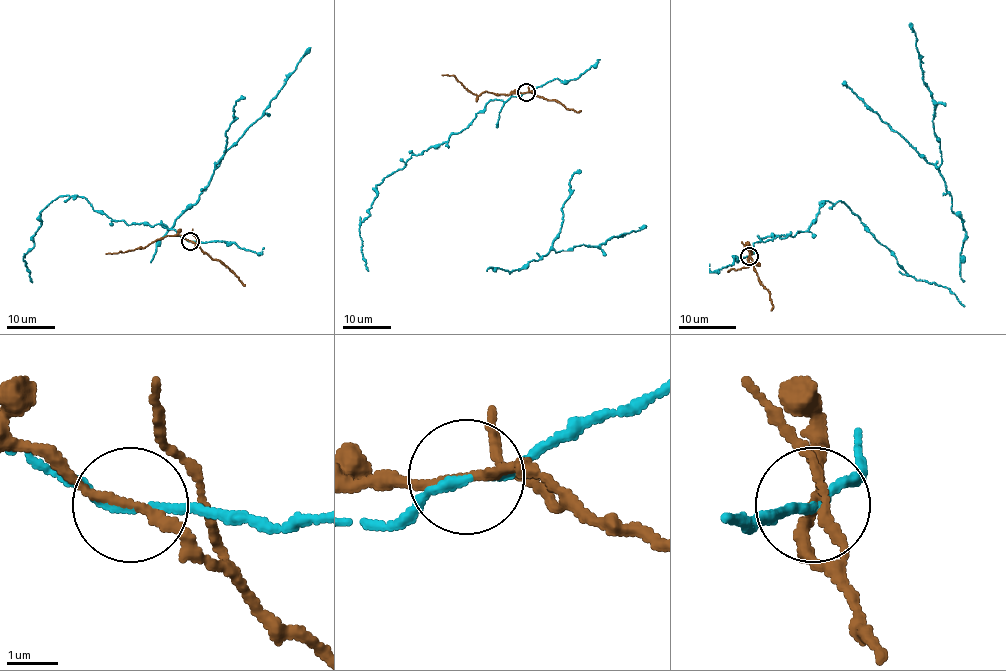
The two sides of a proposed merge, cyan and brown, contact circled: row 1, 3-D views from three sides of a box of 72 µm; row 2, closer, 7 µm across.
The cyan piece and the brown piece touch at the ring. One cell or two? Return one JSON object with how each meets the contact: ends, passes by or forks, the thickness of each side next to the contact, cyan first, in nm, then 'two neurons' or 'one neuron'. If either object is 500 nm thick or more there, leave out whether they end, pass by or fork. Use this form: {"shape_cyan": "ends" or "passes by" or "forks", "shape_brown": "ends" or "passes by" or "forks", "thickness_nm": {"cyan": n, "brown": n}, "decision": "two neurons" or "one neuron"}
{"shape_cyan": "passes by", "shape_brown": "passes by", "thickness_nm": {"cyan": 140, "brown": 160}, "decision": "two neurons"}

